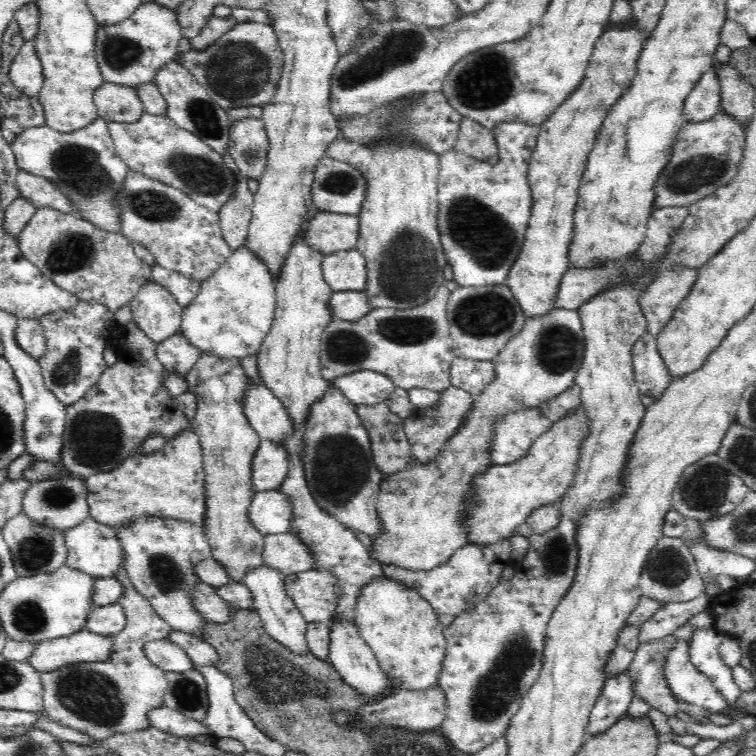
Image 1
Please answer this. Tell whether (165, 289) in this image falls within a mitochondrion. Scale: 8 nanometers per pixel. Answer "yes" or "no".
no

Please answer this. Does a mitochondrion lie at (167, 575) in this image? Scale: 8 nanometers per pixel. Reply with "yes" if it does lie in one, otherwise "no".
yes

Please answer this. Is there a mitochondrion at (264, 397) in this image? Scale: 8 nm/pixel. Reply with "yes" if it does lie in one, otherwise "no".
no

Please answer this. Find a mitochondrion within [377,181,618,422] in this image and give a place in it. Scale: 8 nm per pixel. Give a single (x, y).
(490, 242)

